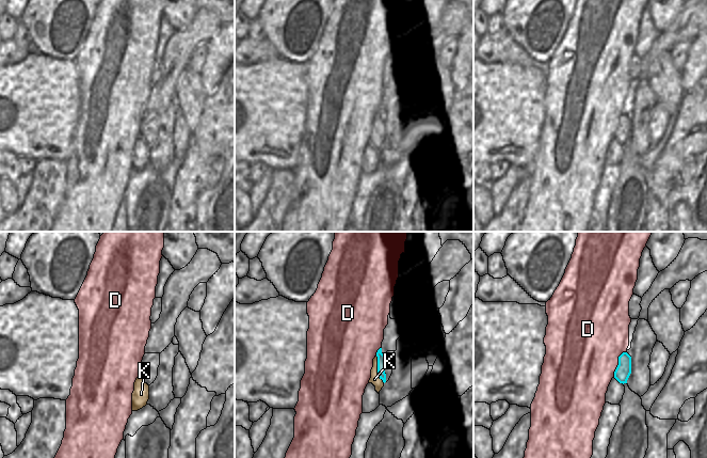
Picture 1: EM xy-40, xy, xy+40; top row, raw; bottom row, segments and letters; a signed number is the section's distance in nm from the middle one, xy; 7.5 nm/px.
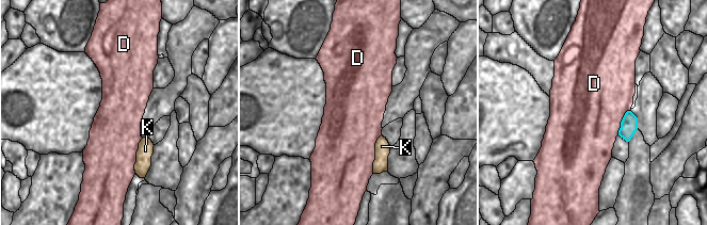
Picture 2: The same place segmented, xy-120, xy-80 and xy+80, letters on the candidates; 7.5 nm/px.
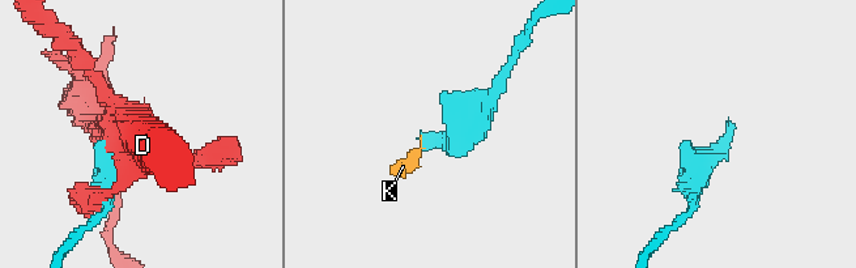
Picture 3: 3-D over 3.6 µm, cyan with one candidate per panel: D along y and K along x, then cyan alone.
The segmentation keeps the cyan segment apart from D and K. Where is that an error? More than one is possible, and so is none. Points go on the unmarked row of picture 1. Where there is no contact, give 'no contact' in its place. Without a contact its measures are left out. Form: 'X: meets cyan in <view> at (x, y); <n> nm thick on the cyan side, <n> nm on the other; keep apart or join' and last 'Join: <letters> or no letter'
D: meets cyan in xy+40 at (619, 124); 120 nm thick on the cyan side, 480 nm on the other; keep apart
K: meets cyan in xy at (378, 130); 60 nm thick on the cyan side, 70 nm on the other; keep apart
Join: no letter

